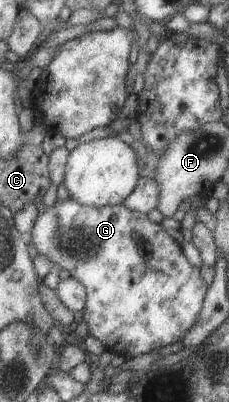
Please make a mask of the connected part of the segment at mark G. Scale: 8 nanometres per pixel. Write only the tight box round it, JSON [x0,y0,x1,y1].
[26,197,209,360]

